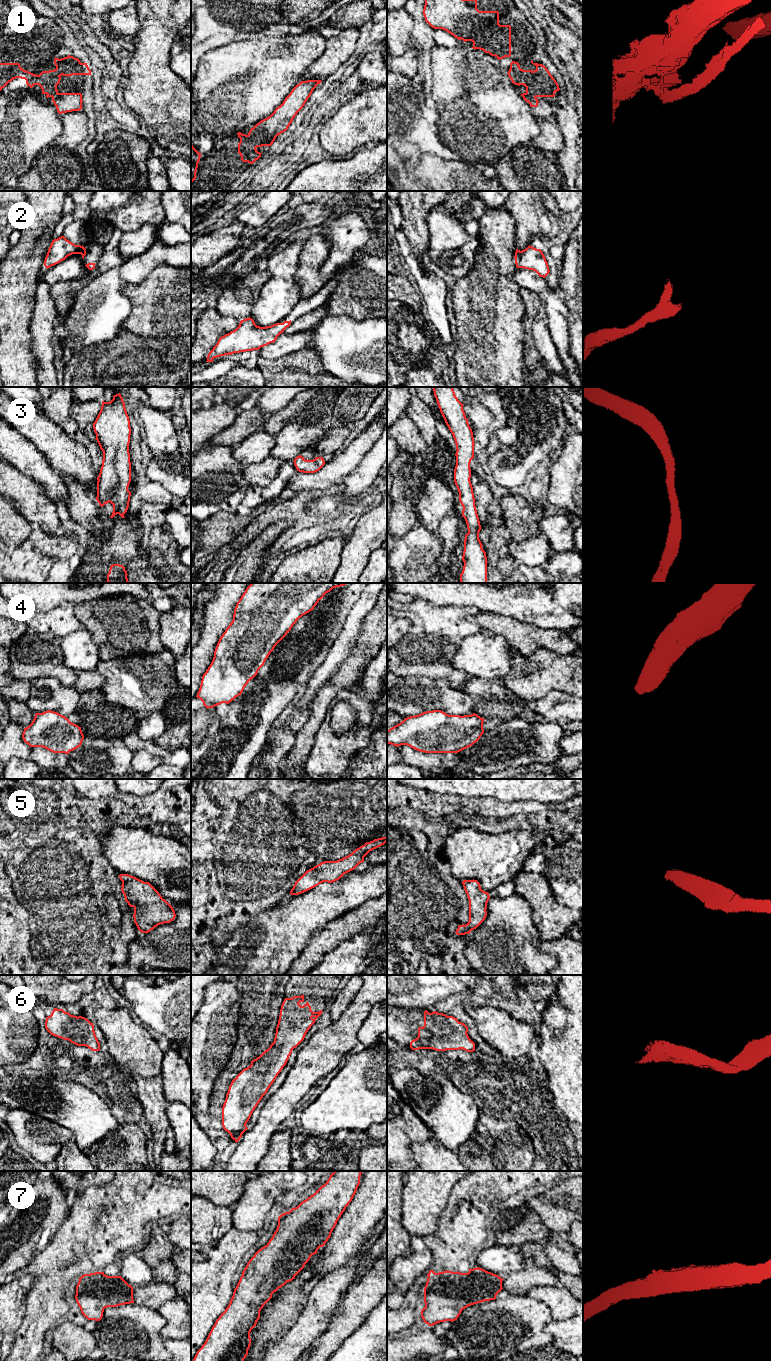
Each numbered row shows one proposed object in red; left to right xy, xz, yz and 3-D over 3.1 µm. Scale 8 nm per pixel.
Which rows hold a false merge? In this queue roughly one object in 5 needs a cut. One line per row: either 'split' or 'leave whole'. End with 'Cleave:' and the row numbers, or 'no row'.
1: split
2: leave whole
3: leave whole
4: leave whole
5: leave whole
6: leave whole
7: leave whole
Cleave: 1

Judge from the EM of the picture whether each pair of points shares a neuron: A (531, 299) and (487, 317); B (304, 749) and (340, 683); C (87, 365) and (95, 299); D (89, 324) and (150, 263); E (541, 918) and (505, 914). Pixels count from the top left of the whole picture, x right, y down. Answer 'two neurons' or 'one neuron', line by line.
A: two neurons
B: one neuron
C: two neurons
D: one neuron
E: two neurons

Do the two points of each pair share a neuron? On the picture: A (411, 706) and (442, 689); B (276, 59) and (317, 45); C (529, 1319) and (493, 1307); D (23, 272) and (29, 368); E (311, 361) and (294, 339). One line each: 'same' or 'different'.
A: same
B: same
C: same
D: same
E: different

